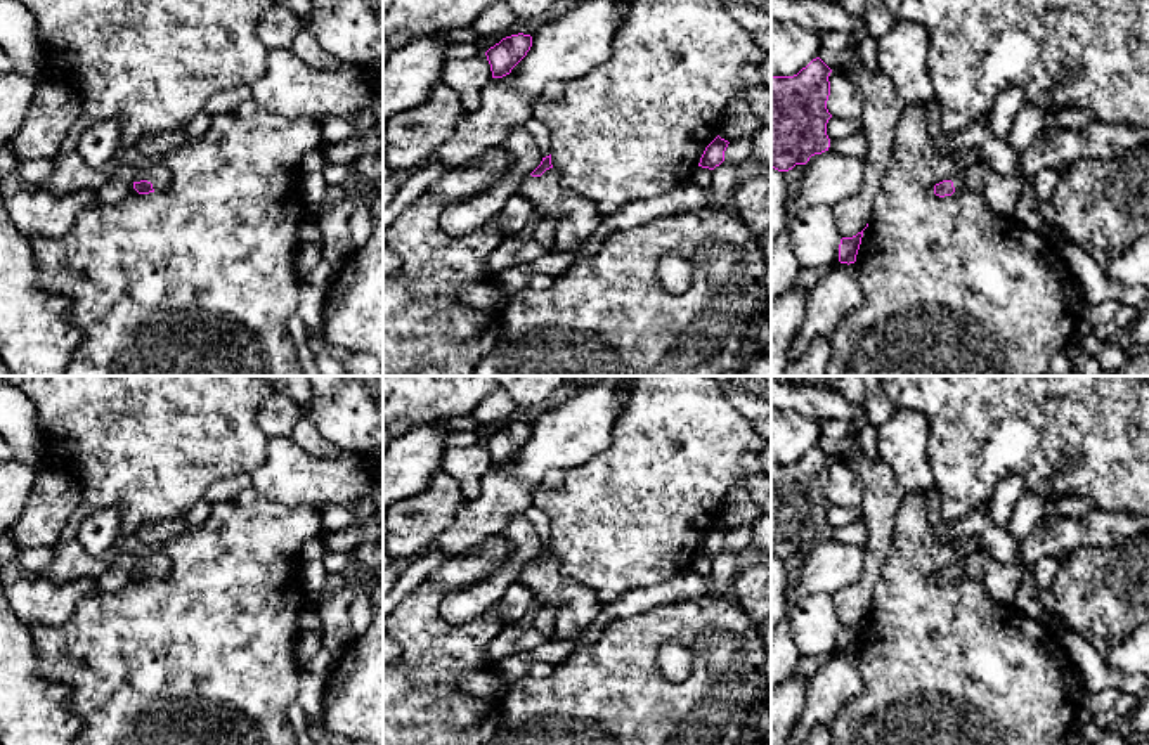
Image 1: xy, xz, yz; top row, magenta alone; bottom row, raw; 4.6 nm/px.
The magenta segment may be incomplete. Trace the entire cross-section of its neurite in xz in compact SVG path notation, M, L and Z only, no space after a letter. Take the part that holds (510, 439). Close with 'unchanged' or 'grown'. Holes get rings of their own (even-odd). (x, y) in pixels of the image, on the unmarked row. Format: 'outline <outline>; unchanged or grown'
outline M511 423L490 435L485 444L490 452L492 466L503 466L527 444L532 435L530 423Z; unchanged

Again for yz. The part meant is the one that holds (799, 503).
outline M816 445L794 464L771 464L771 556L789 560L828 539L830 461Z; unchanged

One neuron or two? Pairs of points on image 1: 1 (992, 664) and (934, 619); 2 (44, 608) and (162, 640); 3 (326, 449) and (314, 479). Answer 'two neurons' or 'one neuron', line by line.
1: one neuron
2: two neurons
3: two neurons

